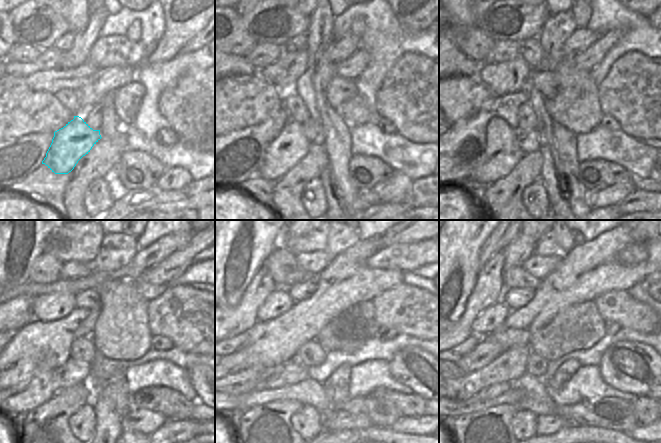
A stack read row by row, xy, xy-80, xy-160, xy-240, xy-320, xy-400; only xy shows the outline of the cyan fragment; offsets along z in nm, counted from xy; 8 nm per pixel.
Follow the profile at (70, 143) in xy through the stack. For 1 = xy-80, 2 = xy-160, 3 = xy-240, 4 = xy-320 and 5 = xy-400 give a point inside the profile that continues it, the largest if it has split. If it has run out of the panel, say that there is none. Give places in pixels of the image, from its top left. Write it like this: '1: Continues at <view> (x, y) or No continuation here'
1: Continues at xy-80 (291, 145)
2: Continues at xy-160 (501, 154)
3: Continues at xy-240 (22, 398)
4: Continues at xy-320 (235, 396)
5: No continuation here

